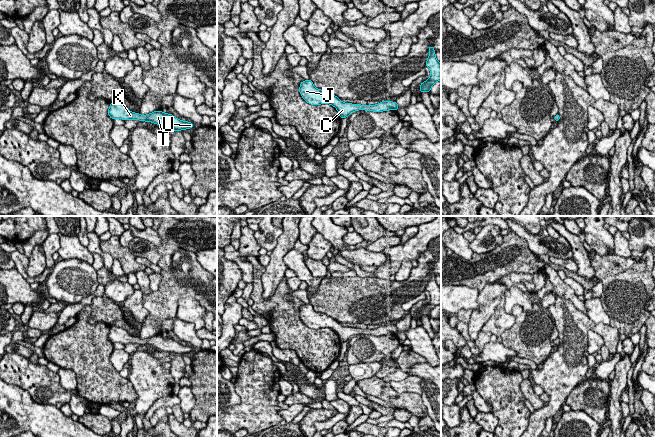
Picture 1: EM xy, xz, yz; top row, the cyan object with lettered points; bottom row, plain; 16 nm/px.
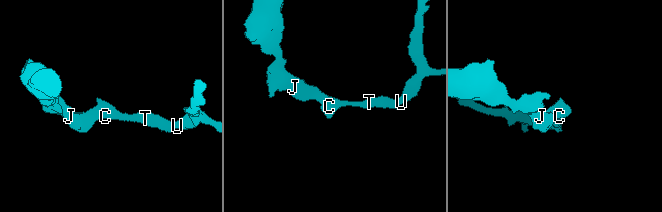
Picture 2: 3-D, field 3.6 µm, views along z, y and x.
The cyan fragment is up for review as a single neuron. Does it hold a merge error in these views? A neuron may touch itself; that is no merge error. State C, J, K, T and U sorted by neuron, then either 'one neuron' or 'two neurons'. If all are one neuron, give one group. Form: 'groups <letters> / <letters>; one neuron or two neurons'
groups C J K T U; one neuron

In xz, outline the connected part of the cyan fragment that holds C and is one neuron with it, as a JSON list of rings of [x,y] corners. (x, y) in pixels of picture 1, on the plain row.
[[[305,304],[301,306],[299,316],[302,322],[309,328],[320,329],[327,327],[334,330],[337,333],[341,343],[348,341],[351,337],[358,334],[374,336],[398,334],[398,328],[396,325],[383,325],[376,329],[366,330],[360,328],[344,327],[332,317],[327,316],[326,314],[315,312],[311,304]]]

